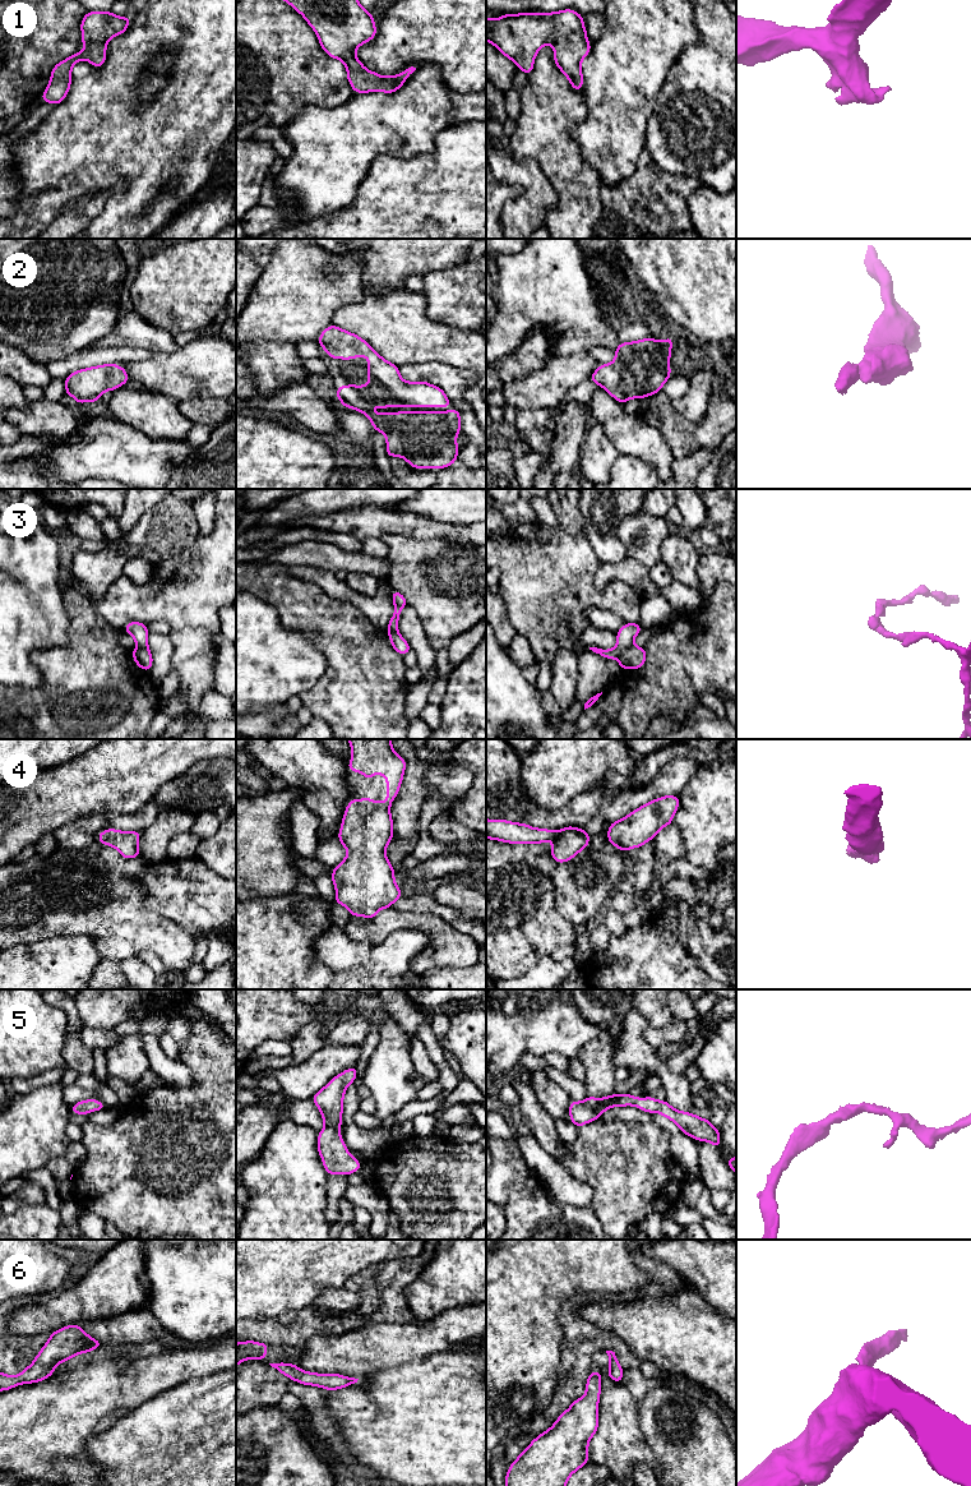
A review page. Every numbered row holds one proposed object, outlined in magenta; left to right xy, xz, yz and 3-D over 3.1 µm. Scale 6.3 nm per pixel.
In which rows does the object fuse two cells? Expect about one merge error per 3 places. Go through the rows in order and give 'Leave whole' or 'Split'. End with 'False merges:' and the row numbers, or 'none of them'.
1: Leave whole
2: Leave whole
3: Split
4: Leave whole
5: Leave whole
6: Leave whole
False merges: 3

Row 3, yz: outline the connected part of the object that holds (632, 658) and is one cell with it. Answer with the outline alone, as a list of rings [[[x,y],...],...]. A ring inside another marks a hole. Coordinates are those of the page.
[[[632,645],[630,647],[624,649],[618,661],[620,664],[620,669],[638,669],[642,668],[646,663],[647,651],[644,647],[638,647]]]

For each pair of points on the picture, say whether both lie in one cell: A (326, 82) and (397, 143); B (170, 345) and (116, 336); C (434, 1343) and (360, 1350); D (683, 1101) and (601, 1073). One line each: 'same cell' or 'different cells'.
A: different cells
B: same cell
C: same cell
D: different cells

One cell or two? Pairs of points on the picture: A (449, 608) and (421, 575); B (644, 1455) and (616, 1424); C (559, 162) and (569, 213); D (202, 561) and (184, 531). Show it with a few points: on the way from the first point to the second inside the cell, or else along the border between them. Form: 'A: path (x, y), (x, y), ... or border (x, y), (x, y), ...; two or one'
A: path (447, 600), (429, 582); one
B: path (637, 1448), (620, 1431); one
C: path (569, 175), (569, 201); one
D: border (198, 530), (197, 538), (189, 547), (166, 558); two

